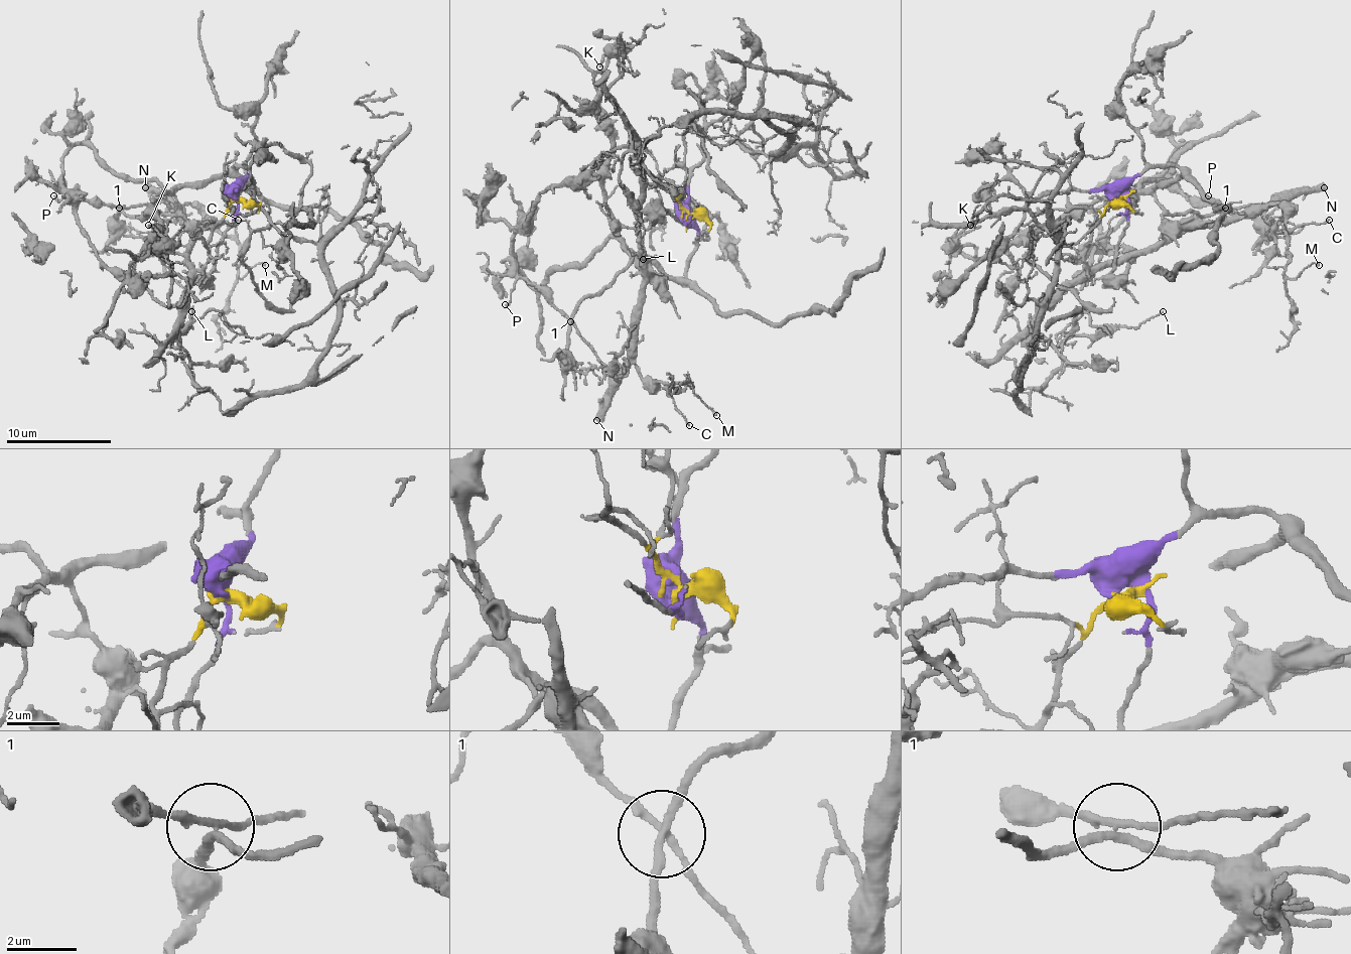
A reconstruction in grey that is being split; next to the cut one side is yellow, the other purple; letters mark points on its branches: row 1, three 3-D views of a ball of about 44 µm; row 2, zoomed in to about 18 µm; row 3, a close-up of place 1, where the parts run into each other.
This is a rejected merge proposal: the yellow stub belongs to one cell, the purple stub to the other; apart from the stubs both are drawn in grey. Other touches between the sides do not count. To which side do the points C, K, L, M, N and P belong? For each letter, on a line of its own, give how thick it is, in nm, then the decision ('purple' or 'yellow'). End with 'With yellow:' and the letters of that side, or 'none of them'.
C: 110 nm thick; yellow
K: 150 nm thick; purple
L: 120 nm thick; yellow
M: 160 nm thick; yellow
N: 550 nm thick; yellow
P: 150 nm thick; yellow
With yellow: C, L, M, N, P

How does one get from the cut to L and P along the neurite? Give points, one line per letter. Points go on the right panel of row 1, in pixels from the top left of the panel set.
L: (1119, 197), (1091, 229), (1083, 260), (1086, 271), (1034, 326), (1057, 347), (1073, 336), (1140, 326), (1162, 310)
P: (1119, 197), (1091, 229), (1091, 268), (1271, 202), (1217, 208), (1183, 192), (1209, 194)

